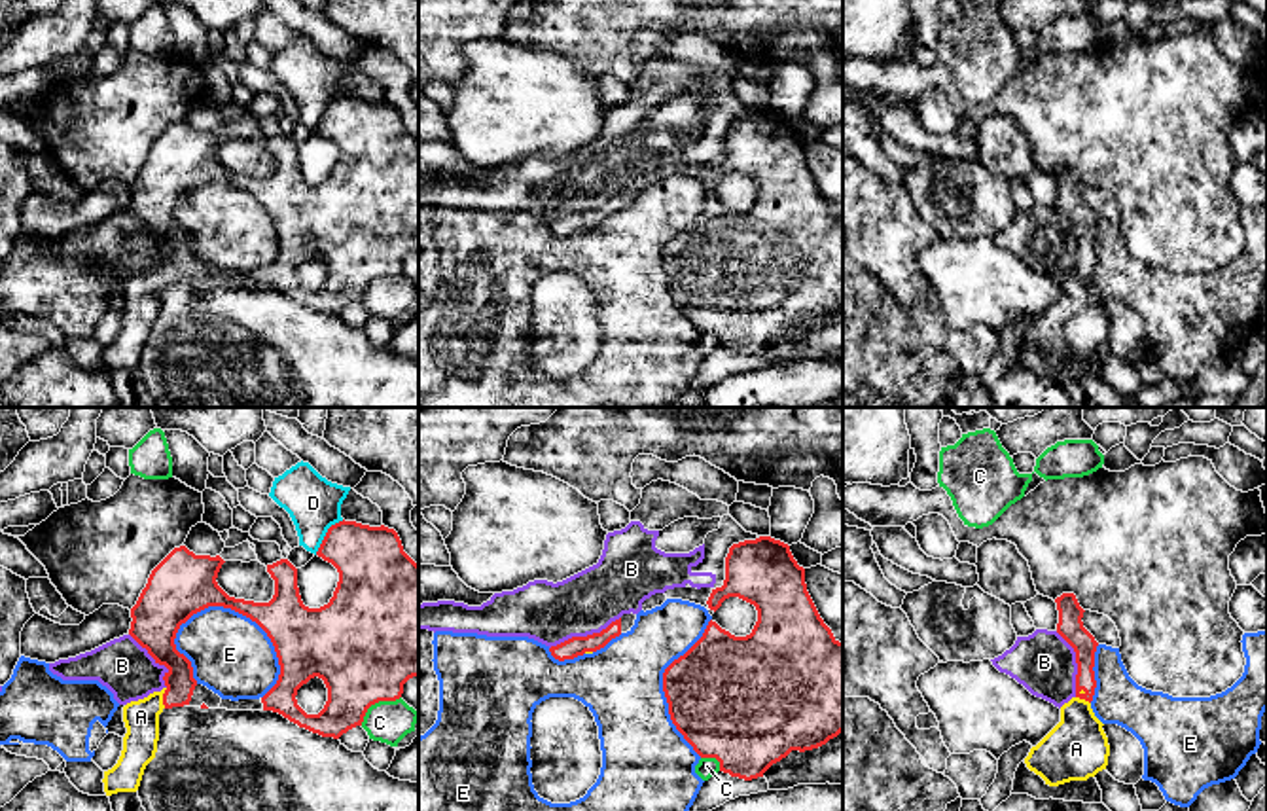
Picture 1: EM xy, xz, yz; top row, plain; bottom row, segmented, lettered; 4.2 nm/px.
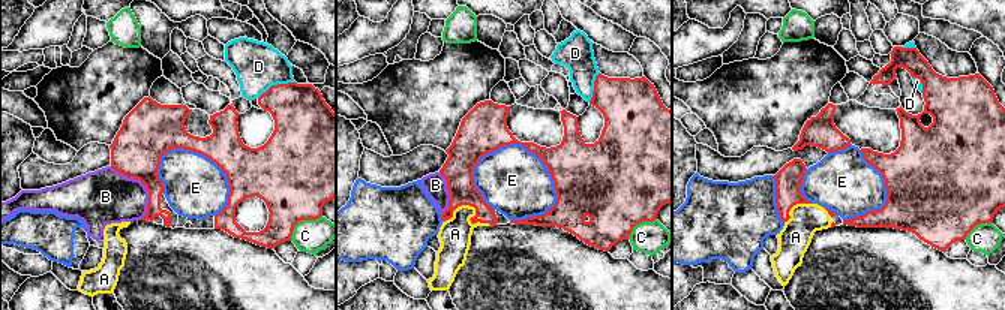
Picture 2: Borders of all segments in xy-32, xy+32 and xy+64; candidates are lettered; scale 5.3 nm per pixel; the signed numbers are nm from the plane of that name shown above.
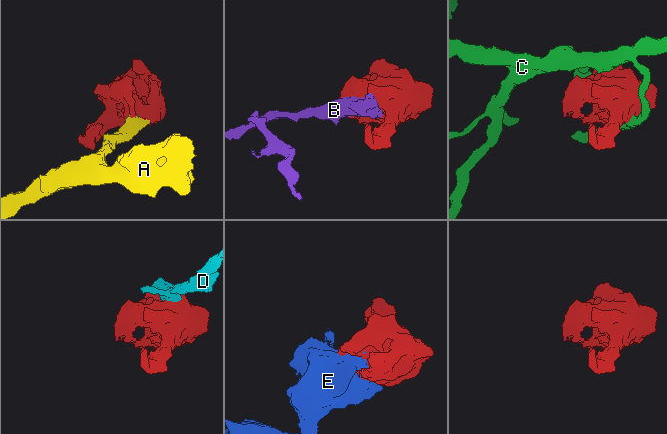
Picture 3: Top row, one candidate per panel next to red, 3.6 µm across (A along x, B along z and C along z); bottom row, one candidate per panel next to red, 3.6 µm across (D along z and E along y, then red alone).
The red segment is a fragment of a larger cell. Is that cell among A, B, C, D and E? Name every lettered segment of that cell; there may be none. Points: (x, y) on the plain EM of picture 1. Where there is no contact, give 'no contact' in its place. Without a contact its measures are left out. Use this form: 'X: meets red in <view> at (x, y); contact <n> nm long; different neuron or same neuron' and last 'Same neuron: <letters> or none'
A: meets red in yz at (1080, 273); contact 80 nm long; same neuron
B: meets red in xz at (584, 213); contact 340 nm long; different neuron
C: meets red in xy at (375, 277); contact 220 nm long; different neuron
D: meets red in xy at (326, 110); contact 200 nm long; different neuron
E: meets red in xy at (254, 196); contact 480 nm long; different neuron
Same neuron: A

